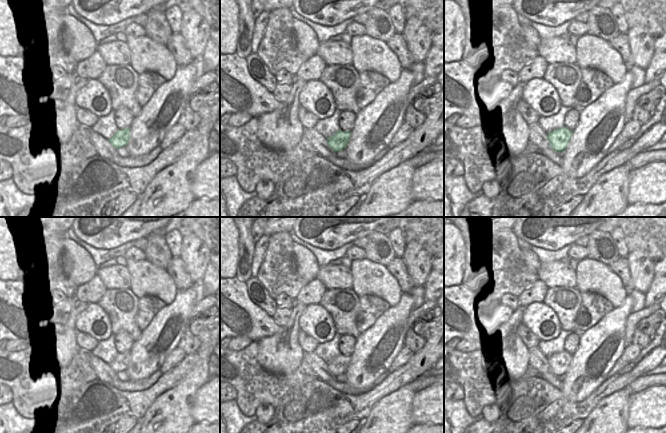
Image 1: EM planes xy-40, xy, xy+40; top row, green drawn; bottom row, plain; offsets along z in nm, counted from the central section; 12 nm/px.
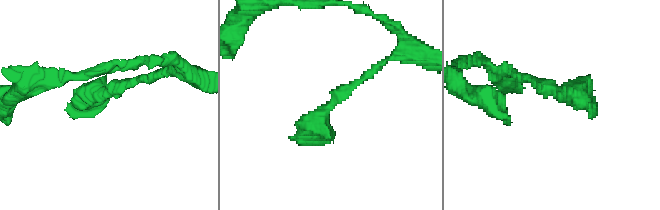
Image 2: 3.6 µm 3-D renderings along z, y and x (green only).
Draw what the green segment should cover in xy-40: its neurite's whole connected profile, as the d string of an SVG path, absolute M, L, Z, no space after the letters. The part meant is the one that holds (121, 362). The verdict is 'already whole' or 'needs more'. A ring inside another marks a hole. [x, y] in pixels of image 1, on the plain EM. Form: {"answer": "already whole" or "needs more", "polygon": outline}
{"answer": "already whole", "polygon": "M130 351L118 354L115 359L109 364L111 369L116 373L125 371L130 364Z"}

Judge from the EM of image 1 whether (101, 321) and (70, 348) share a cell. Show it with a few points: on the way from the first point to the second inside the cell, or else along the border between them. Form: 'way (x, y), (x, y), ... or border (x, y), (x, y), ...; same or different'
border (85, 308), (75, 320), (76, 330); different

